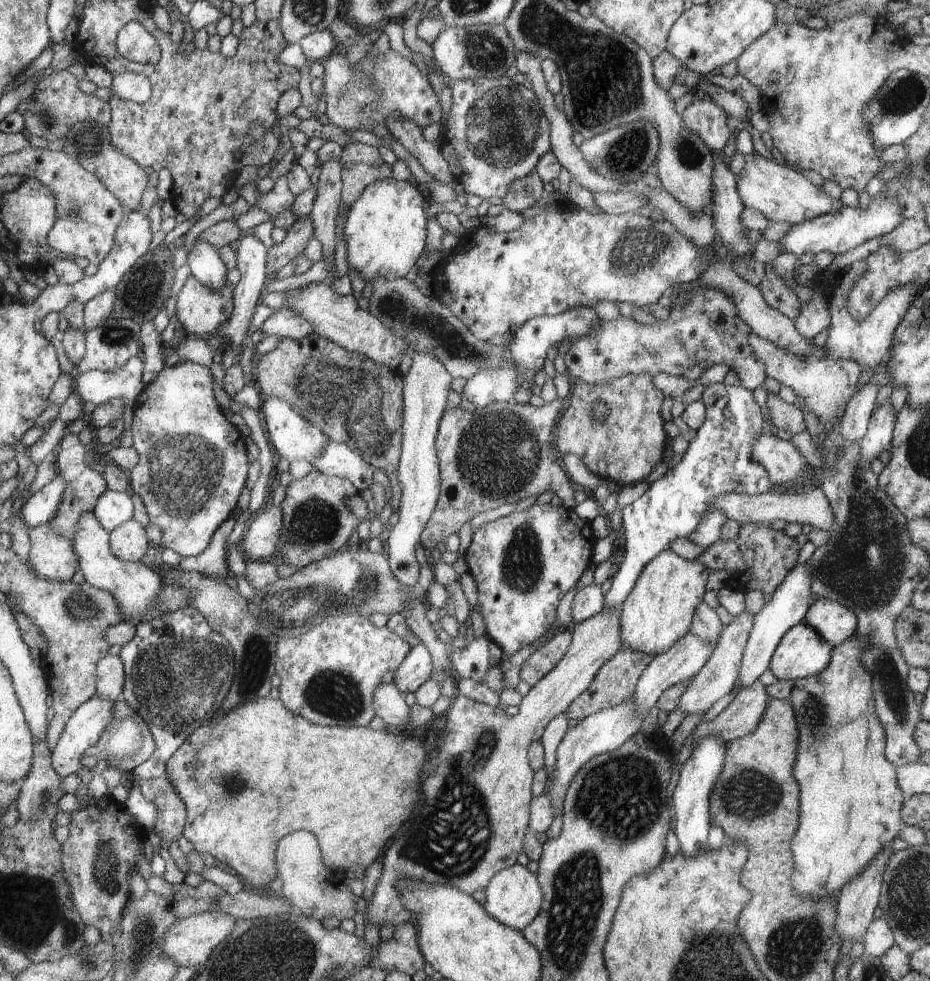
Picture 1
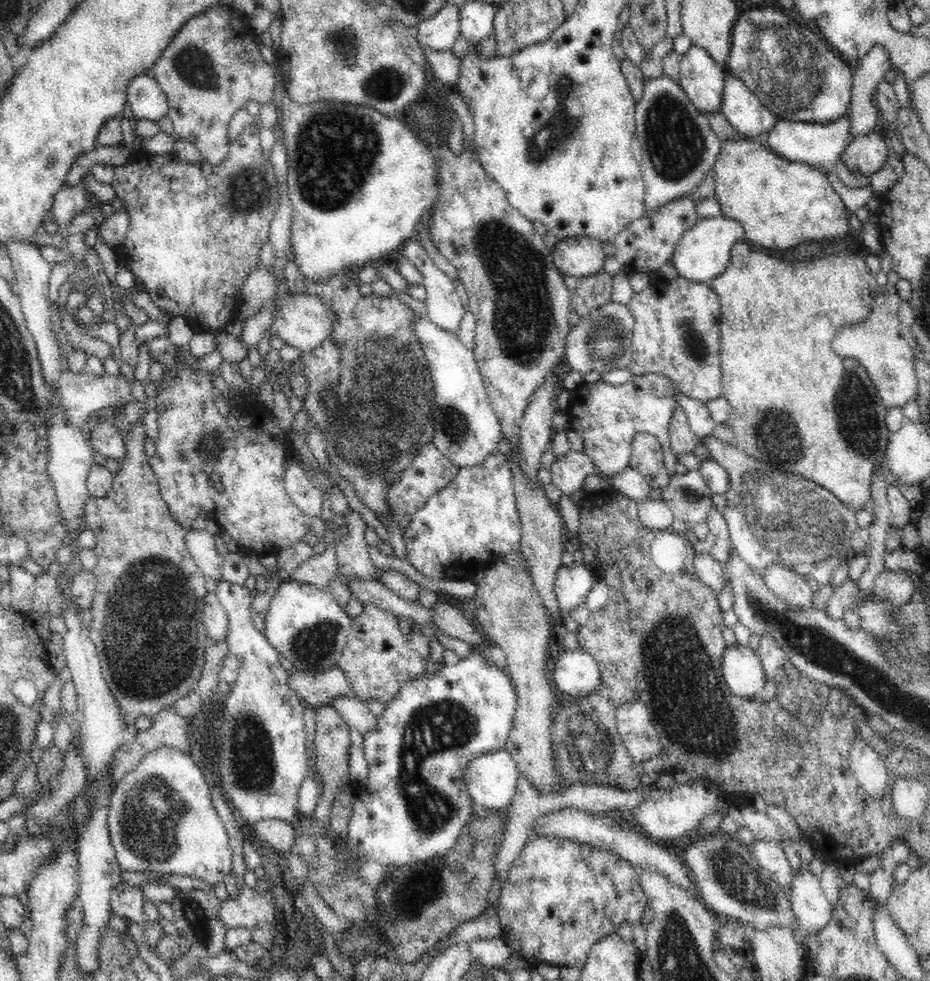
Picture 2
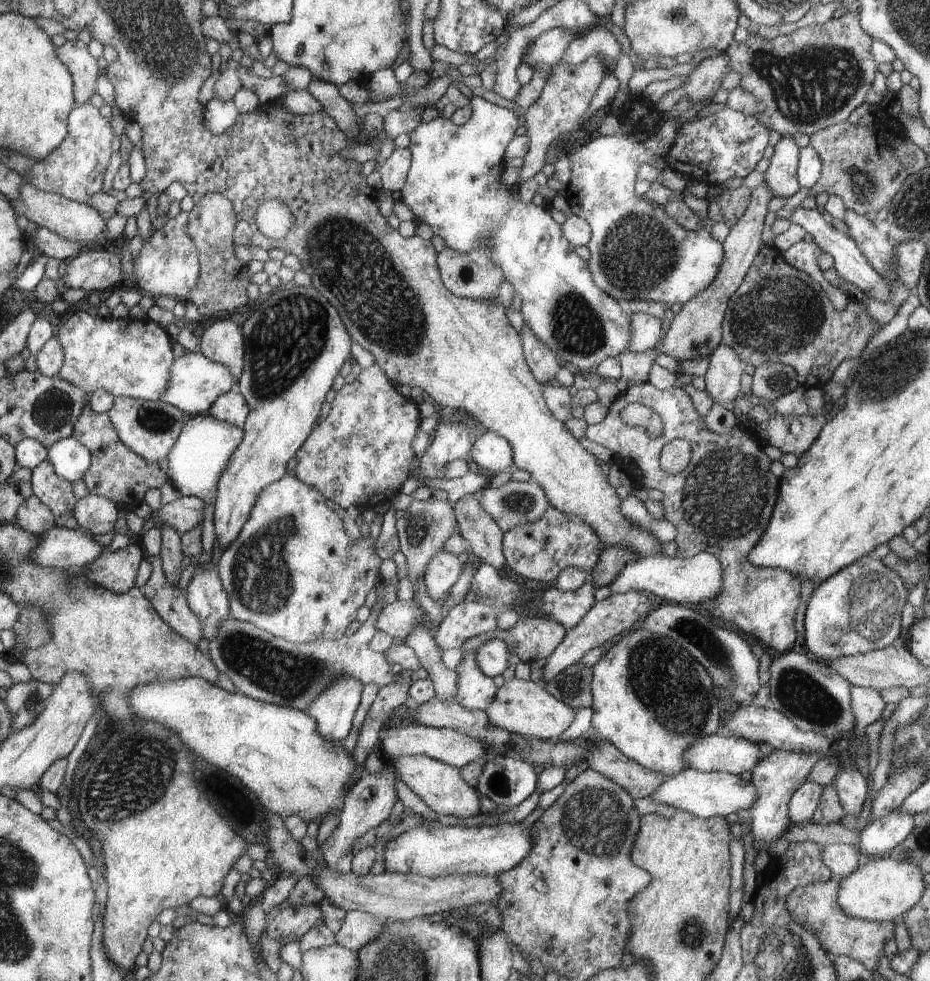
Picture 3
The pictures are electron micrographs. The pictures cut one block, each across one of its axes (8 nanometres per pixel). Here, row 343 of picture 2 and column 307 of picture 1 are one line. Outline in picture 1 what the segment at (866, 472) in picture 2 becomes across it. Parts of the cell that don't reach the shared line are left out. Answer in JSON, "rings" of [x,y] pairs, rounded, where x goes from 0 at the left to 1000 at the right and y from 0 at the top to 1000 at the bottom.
{"rings":[[[288,710],[269,714],[247,725],[237,725],[223,738],[217,738],[196,758],[195,764],[181,776],[177,794],[185,797],[186,803],[194,813],[202,822],[202,838],[199,840],[198,852],[206,858],[209,866],[215,872],[226,871],[232,877],[243,881],[258,893],[258,897],[269,907],[287,909],[287,904],[297,895],[297,883],[295,883],[295,864],[297,860],[316,846],[329,846],[340,852],[345,867],[345,877],[351,884],[357,887],[370,888],[380,883],[390,883],[391,886],[401,881],[415,858],[428,848],[428,844],[437,838],[437,834],[443,830],[447,815],[452,813],[452,787],[454,779],[460,773],[458,762],[452,754],[432,748],[417,748],[417,745],[405,745],[397,741],[355,741],[352,739],[338,739],[328,734],[305,718]]]}

